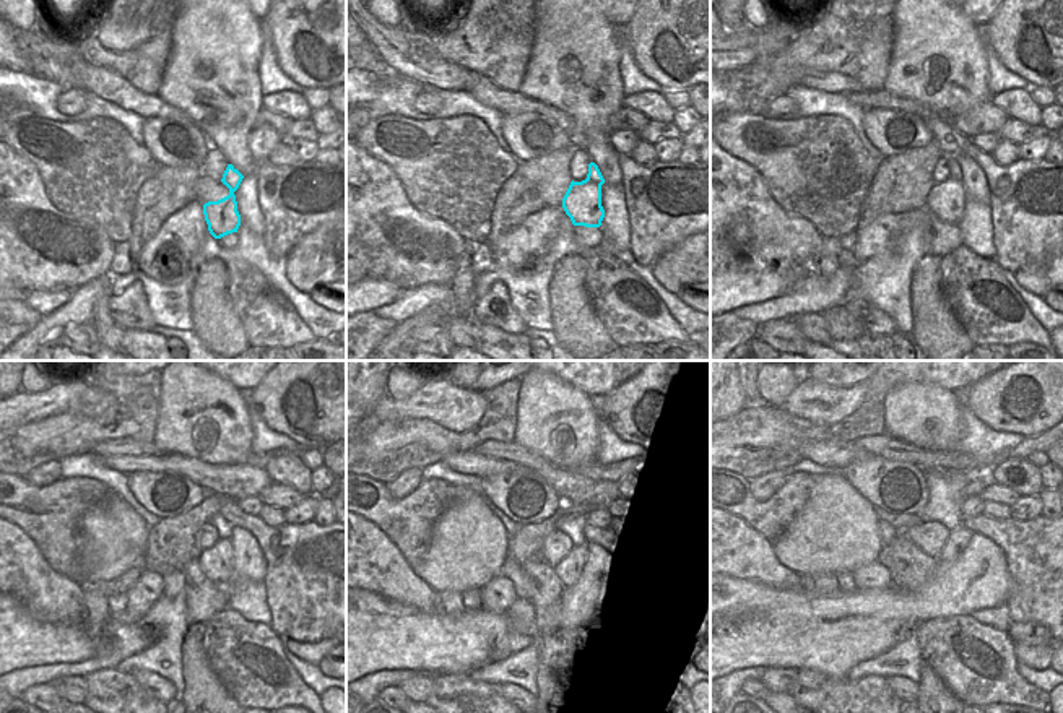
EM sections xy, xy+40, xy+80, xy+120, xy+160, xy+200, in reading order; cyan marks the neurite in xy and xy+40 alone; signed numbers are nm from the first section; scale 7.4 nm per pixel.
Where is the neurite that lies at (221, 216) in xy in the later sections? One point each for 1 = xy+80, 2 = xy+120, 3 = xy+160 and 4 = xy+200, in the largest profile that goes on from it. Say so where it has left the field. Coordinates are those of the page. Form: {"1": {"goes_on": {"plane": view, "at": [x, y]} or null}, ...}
{"1": {"goes_on": {"plane": "xy+80", "at": [946, 200]}}, "2": {"goes_on": {"plane": "xy+120", "at": [216, 564]}}, "3": {"goes_on": {"plane": "xy+160", "at": [569, 569]}}, "4": {"goes_on": {"plane": "xy+200", "at": [959, 538]}}}

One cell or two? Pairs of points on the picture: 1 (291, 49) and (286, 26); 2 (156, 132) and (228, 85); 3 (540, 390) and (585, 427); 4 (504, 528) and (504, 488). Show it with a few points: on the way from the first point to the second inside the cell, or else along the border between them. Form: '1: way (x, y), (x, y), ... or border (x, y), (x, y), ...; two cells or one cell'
1: way (291, 44), (291, 31); one cell
2: border (189, 117), (212, 146); two cells
3: way (551, 401), (574, 424); one cell
4: border (481, 494), (498, 507); two cells

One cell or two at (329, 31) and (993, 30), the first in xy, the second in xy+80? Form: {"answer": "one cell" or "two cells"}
{"answer": "one cell"}

